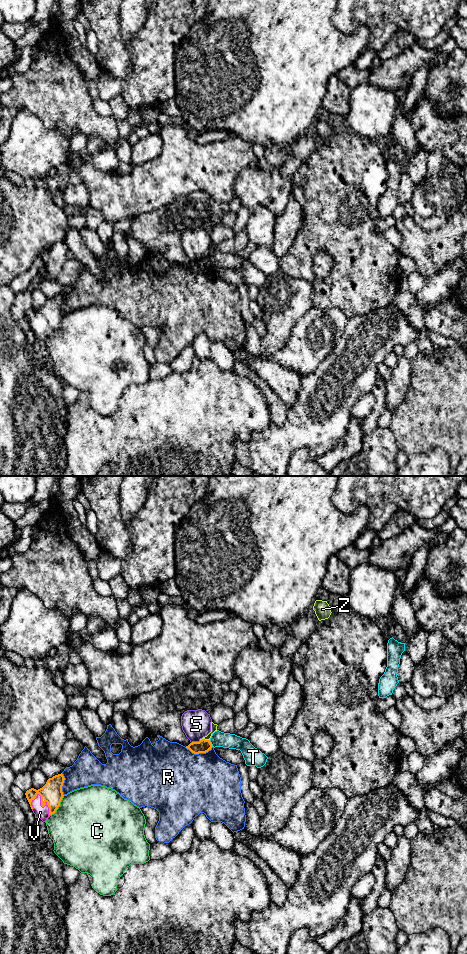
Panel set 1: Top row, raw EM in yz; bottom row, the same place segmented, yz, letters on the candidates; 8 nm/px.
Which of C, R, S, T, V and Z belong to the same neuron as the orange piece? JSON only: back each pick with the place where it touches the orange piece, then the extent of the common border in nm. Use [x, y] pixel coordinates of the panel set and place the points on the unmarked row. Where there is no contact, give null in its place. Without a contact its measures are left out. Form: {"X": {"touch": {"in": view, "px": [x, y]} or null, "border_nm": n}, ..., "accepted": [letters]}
{"V": {"touch": {"in": "yz", "px": [43, 326]}, "border_nm": 200}, "accepted": ["V"]}

